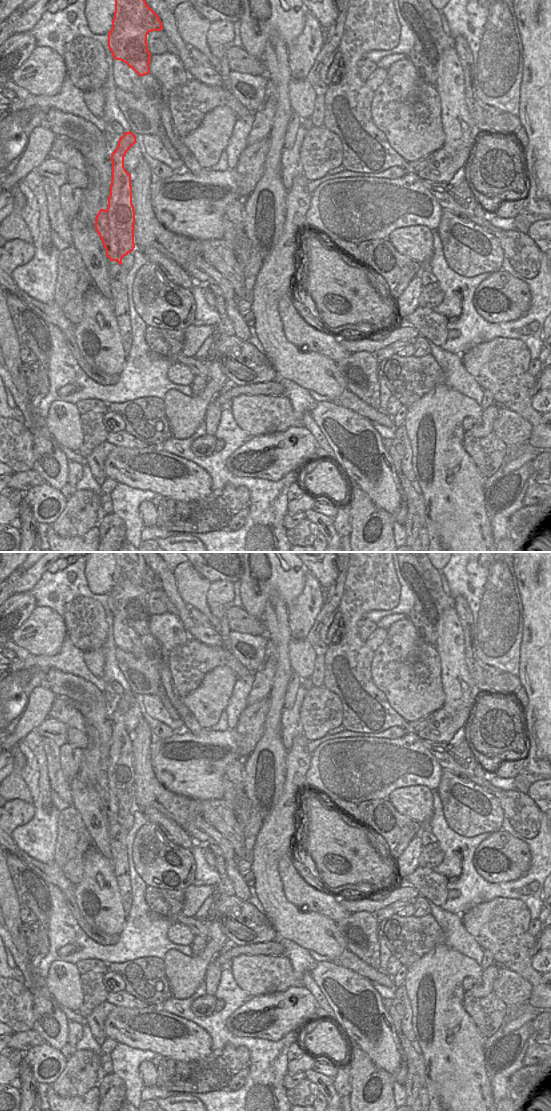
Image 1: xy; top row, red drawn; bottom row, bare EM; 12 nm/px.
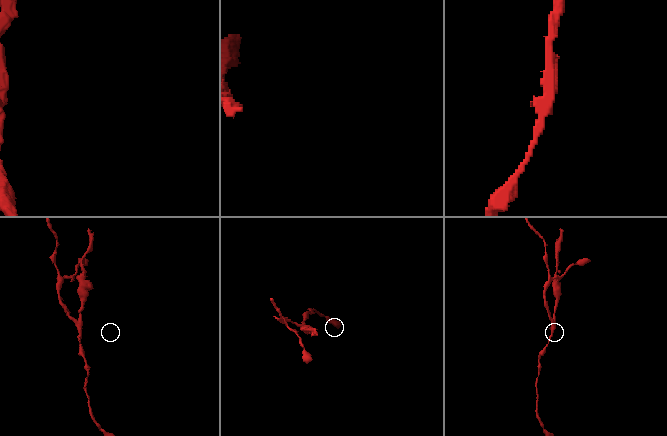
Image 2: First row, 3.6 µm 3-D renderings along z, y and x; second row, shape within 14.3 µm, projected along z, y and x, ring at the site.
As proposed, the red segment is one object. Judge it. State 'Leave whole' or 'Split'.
Split.

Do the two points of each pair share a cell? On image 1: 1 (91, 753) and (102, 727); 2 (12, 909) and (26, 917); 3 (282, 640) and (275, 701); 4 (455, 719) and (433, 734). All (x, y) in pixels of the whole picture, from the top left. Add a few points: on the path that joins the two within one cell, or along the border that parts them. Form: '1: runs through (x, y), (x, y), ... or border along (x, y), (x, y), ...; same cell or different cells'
1: runs through (97, 747), (99, 745), (99, 733); same cell
2: border along (20, 907), (20, 920), (22, 922); different cells
3: runs through (282, 655), (282, 677), (279, 686); same cell
4: runs through (450, 723), (438, 731); same cell

